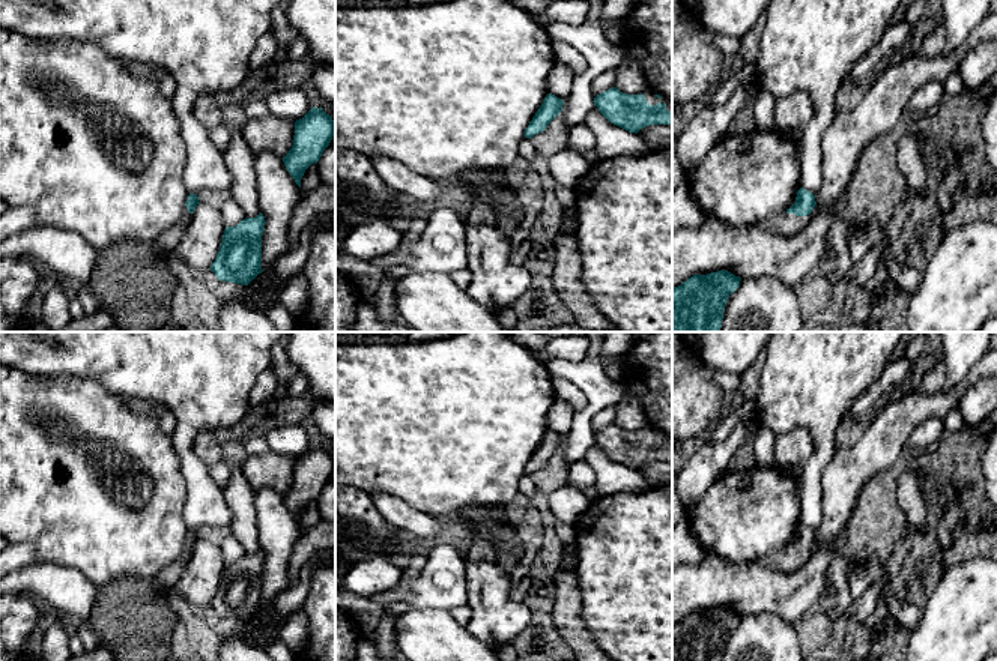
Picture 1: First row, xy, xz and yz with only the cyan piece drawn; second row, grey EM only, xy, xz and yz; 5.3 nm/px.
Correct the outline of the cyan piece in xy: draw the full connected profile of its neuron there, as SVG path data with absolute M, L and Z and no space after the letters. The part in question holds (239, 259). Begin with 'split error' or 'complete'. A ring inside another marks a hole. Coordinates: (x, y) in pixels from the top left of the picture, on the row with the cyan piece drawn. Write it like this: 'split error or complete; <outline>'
complete; M265 216L245 218L235 227L226 227L223 242L211 270L220 281L248 285L262 273L262 236Z

